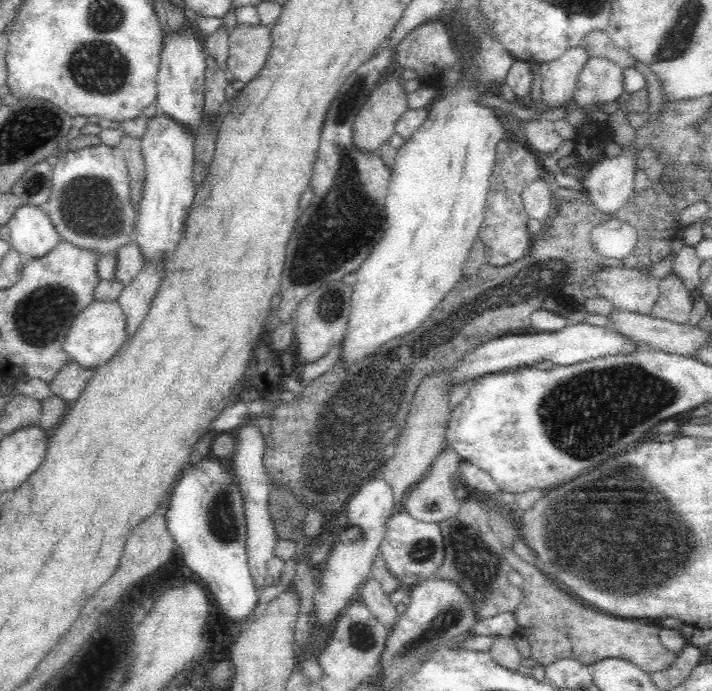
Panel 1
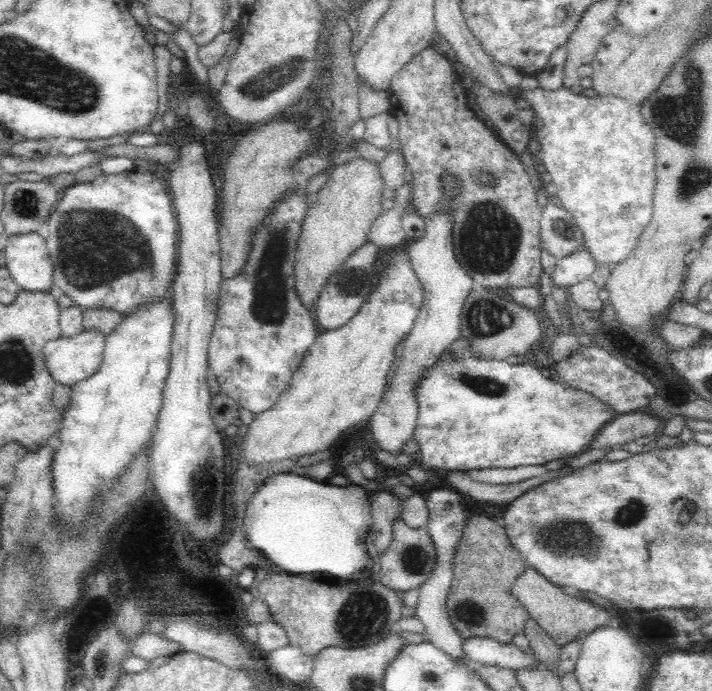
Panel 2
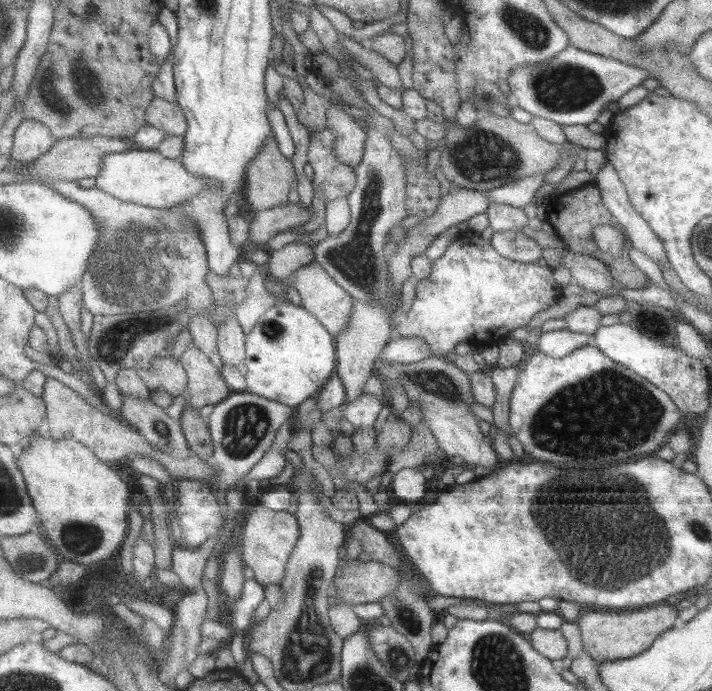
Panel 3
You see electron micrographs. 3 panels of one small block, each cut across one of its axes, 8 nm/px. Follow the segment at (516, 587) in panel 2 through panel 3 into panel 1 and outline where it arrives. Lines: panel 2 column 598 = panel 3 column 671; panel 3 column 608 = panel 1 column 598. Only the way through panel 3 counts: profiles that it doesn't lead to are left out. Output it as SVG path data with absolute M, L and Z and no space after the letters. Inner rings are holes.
M503 548L502 551L511 568L523 578L520 586L523 599L513 613L518 634L529 640L531 657L539 664L545 666L559 658L574 658L592 666L604 658L623 658L651 673L668 668L677 659L678 652L670 652L662 646L660 627L585 608L569 592L560 588L545 569L540 570L523 561L512 548Z

